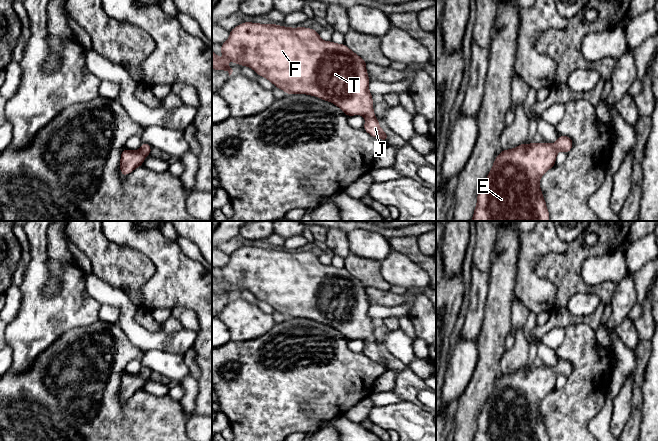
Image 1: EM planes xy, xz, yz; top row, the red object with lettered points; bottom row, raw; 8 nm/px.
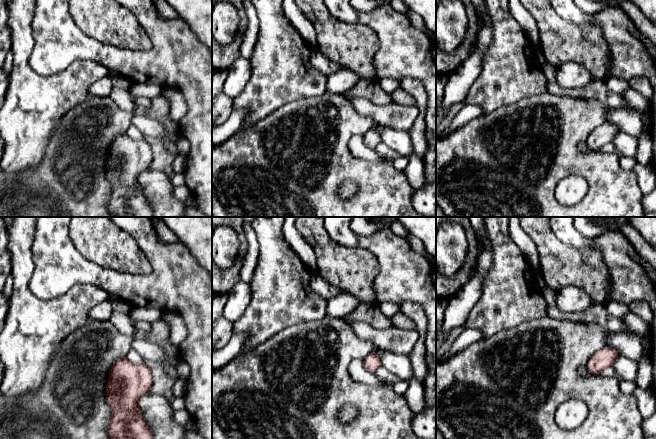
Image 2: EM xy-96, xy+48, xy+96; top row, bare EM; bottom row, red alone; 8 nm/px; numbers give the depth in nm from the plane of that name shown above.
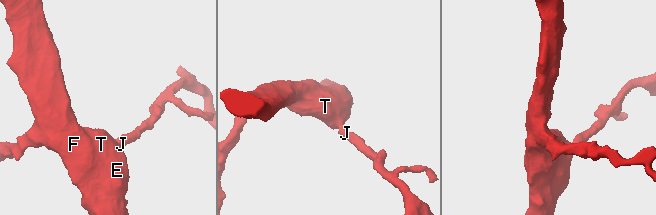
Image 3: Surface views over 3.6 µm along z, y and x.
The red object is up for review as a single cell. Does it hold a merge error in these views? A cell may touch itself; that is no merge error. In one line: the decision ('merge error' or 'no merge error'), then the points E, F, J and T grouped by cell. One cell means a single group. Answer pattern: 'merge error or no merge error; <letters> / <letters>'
no merge error; E F J T

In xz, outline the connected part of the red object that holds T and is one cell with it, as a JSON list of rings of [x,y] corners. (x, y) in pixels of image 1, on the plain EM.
[[[244,246],[230,255],[228,264],[221,269],[221,277],[230,286],[250,291],[286,318],[316,320],[338,330],[347,341],[363,339],[363,353],[375,362],[388,364],[373,335],[366,286],[345,268],[323,265],[311,252]]]

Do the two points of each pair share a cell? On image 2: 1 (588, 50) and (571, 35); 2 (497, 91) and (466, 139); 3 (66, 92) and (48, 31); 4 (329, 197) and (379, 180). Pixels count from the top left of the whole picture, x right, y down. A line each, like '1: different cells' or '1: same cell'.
1: same cell
2: different cells
3: different cells
4: same cell

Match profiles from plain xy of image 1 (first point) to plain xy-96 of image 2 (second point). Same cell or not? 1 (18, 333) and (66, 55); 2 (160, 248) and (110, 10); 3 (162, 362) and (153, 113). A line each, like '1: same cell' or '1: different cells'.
1: different cells
2: different cells
3: different cells

